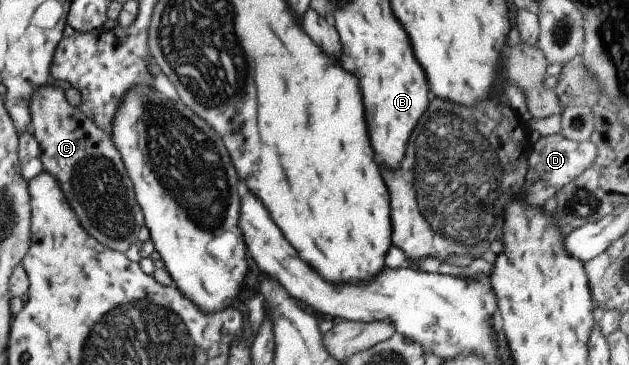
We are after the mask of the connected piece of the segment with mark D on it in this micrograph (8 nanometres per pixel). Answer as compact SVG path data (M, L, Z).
M563 134L541 136L529 145L528 170L525 181L525 201L532 206L544 205L547 199L557 195L557 192L581 175L599 153L594 141L576 142L566 138Z

